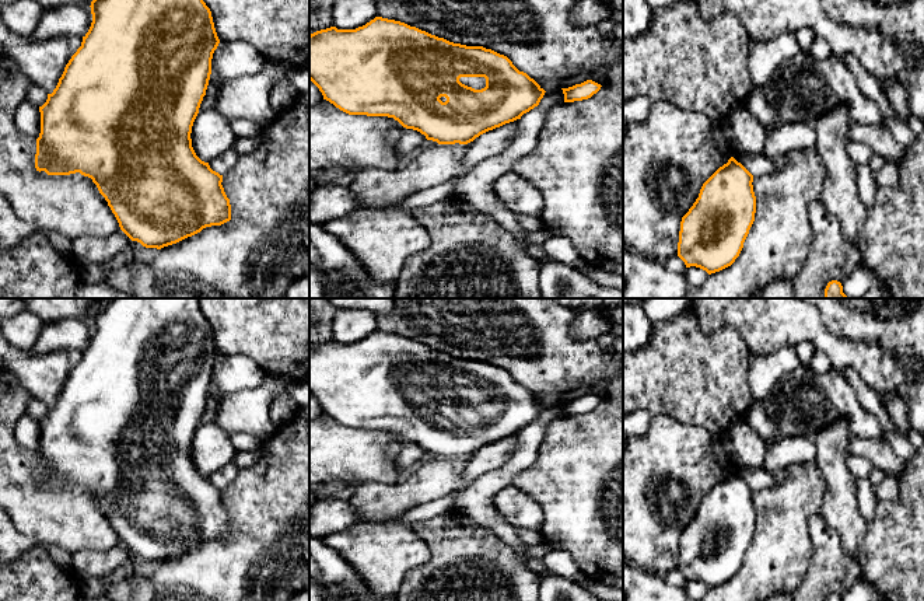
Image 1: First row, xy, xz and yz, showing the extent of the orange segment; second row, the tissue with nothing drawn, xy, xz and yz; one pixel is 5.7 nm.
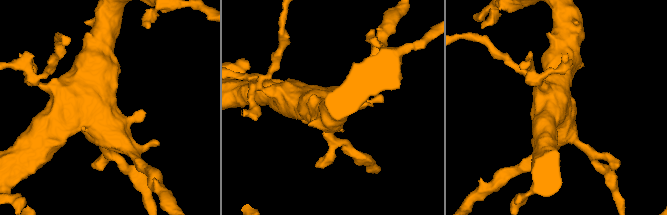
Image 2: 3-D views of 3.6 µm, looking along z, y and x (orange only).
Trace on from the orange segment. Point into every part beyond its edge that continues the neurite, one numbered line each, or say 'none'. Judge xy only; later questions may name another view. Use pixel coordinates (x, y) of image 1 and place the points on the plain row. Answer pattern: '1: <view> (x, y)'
none

